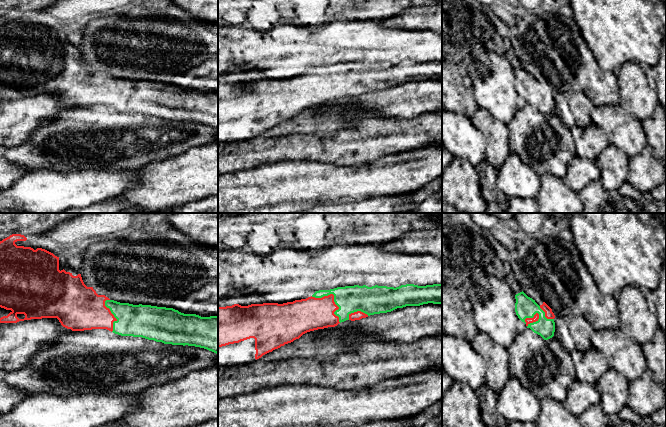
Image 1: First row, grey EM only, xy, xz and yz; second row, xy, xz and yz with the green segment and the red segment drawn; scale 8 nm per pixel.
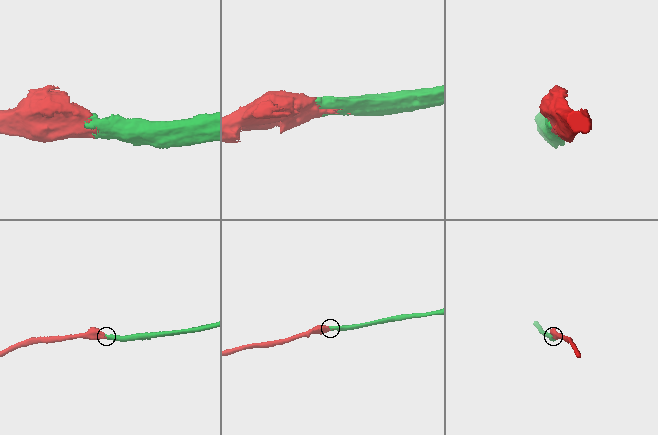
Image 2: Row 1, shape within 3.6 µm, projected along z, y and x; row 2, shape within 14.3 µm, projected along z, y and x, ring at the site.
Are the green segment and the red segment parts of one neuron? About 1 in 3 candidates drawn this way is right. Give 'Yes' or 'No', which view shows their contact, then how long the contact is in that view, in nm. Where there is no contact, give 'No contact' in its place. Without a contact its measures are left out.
Yes. Touches green in xz. Shared border 320 nm

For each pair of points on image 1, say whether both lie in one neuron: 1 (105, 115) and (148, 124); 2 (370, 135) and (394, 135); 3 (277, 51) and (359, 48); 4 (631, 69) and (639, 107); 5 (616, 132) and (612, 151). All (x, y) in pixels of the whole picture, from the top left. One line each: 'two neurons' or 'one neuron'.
1: one neuron
2: one neuron
3: one neuron
4: one neuron
5: two neurons

